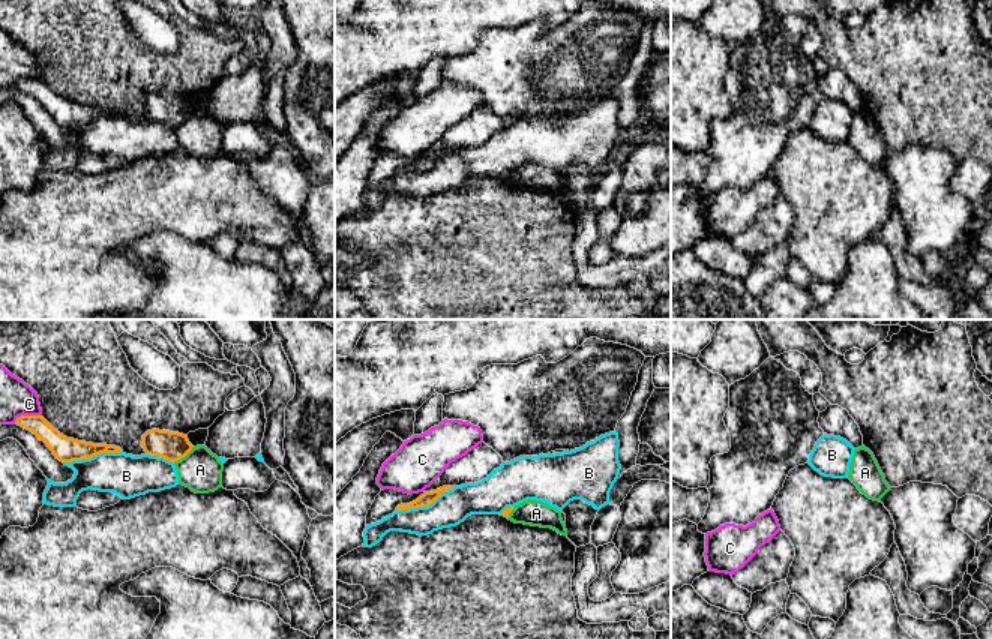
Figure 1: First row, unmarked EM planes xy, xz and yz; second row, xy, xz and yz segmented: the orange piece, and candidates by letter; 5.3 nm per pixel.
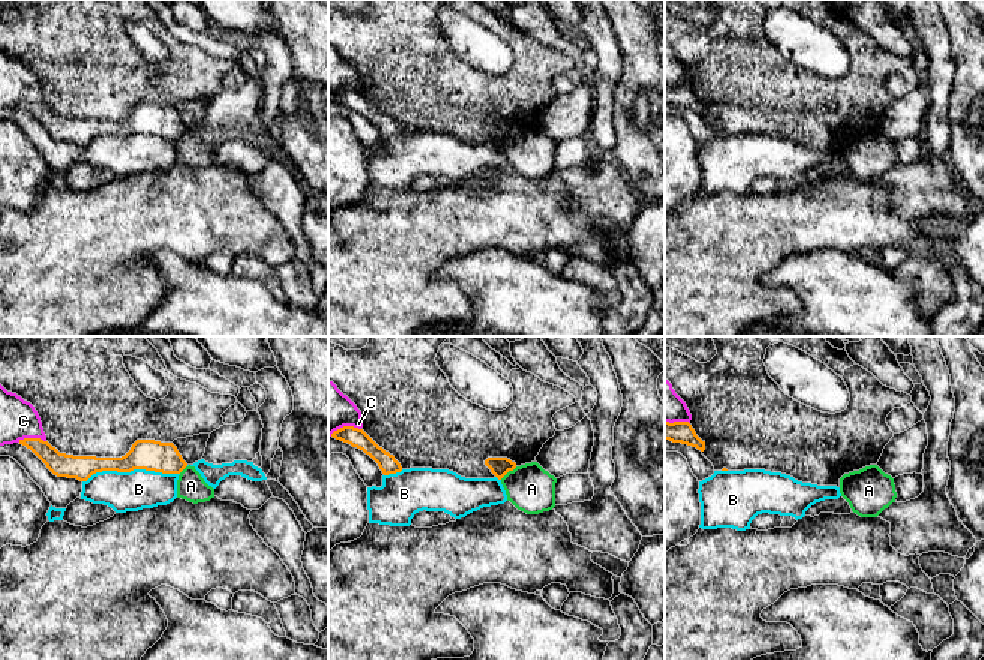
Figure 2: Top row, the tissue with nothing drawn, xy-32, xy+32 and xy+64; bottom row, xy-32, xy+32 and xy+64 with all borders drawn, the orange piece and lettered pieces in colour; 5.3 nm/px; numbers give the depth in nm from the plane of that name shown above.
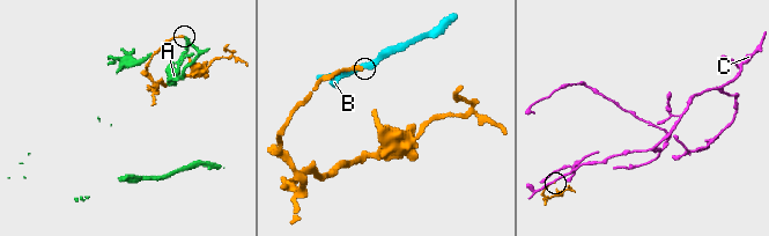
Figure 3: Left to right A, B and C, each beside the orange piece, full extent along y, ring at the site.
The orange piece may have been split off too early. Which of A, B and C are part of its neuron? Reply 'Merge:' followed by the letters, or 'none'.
Merge: none

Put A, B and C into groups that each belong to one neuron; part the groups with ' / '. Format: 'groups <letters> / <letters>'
groups A / B / C

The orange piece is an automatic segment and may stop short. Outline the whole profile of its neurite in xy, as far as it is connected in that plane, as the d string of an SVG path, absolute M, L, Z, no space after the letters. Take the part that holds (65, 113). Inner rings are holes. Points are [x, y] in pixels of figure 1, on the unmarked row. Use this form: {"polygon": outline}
{"polygon": "M21 80L15 88L33 96L53 116L60 126L90 123L101 117L120 117L120 111L107 108L93 108L68 102L54 93L42 80Z"}

